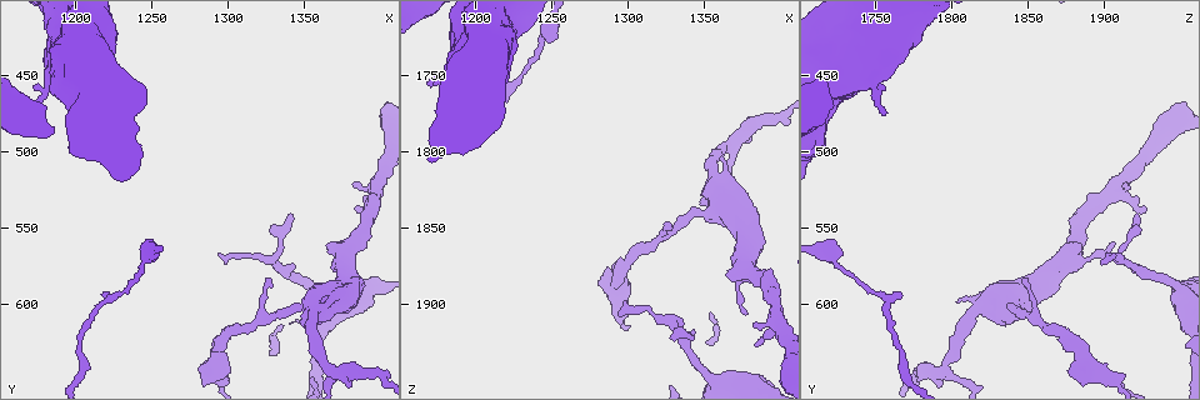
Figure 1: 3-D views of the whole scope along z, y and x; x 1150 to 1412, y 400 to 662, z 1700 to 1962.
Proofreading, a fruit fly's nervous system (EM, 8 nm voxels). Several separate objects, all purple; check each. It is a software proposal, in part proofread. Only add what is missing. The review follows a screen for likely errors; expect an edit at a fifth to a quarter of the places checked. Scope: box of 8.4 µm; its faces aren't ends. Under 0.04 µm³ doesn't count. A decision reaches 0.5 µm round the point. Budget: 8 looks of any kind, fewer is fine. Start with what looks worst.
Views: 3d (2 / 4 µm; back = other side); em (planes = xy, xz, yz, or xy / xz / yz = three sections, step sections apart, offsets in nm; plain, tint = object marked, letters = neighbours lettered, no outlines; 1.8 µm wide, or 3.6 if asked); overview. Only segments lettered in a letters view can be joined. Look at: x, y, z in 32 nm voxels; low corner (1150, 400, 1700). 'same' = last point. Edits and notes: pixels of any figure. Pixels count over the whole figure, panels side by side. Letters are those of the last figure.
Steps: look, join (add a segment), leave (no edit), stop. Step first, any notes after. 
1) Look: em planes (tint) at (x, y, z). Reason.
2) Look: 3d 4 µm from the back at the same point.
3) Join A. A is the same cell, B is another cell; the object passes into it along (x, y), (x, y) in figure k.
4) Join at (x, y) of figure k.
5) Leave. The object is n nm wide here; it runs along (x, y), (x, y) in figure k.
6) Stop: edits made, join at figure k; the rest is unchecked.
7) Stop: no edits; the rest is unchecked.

Look: em planes (letters) at (1170, 474, 1754). Free end.

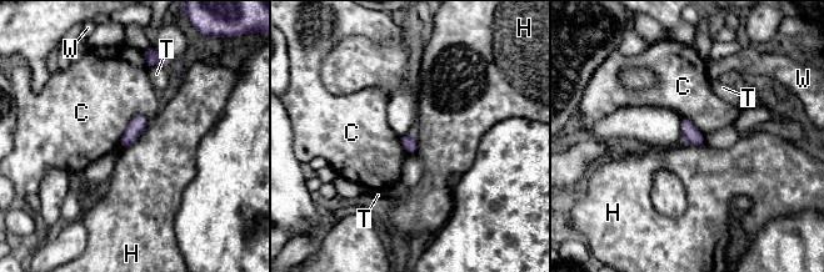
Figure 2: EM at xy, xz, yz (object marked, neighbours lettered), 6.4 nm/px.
Leave. C, H, T and W are other cells; a border runs along (150, 121), (131, 144), (120, 149) in figure 2; none of them fits.

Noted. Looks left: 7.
Look: em xy step 16 (plain) at (1378, 588, 1946).

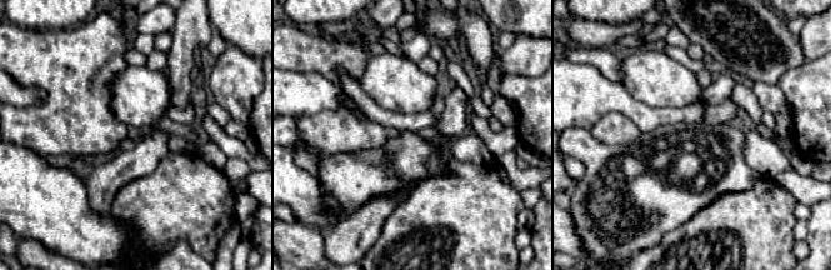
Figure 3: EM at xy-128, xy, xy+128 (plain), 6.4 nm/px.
Look: em xy step 16 (letters) at the same point.

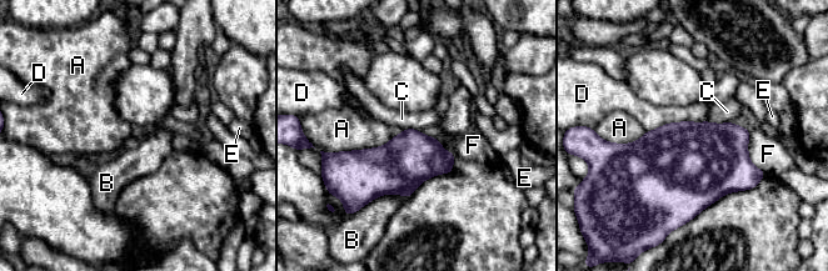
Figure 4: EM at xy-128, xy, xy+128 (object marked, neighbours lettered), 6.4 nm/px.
Leave. The object is 340 nm wide here; A, B, C, D, E and F are other cells; a border runs along (404, 129), (383, 145), (332, 152) in figure 4; none of them fits.

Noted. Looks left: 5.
Look: 3d 4 µm at (1360, 600, 1802). Branch stops here.

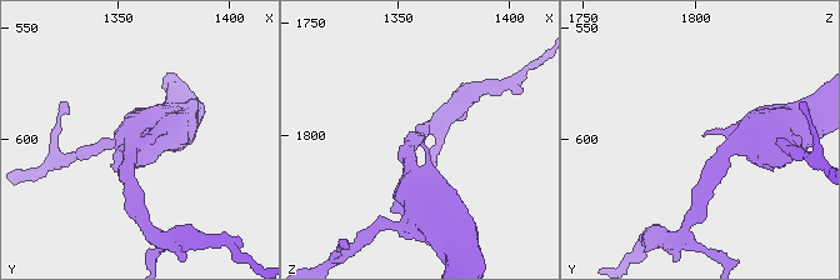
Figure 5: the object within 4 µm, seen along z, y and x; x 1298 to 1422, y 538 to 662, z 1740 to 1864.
Look: em xy step 4 (letters) at (1361, 599, 1802).

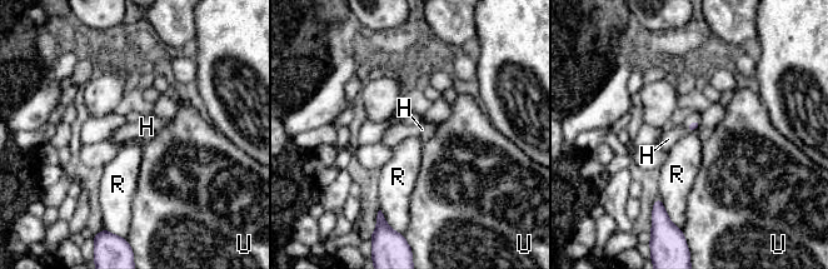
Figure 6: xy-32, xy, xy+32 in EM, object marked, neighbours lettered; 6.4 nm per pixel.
Look: em planes (letters) at the same point. Cut it another way.

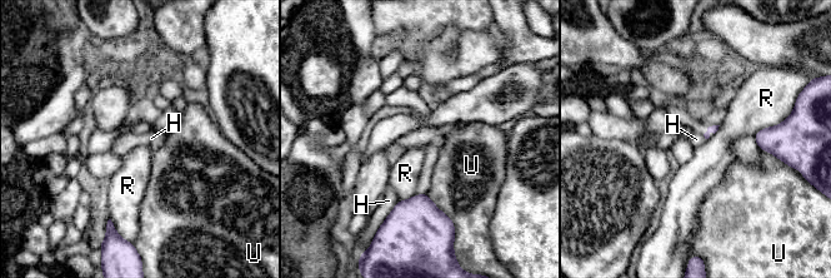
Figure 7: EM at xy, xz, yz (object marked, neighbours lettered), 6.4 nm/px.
Leave. H, R and U are other cells; a border runs along (399, 200), (385, 219) in figure 7; none of them fits.

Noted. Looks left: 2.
Stop: no edits; the rest is unchecked.

